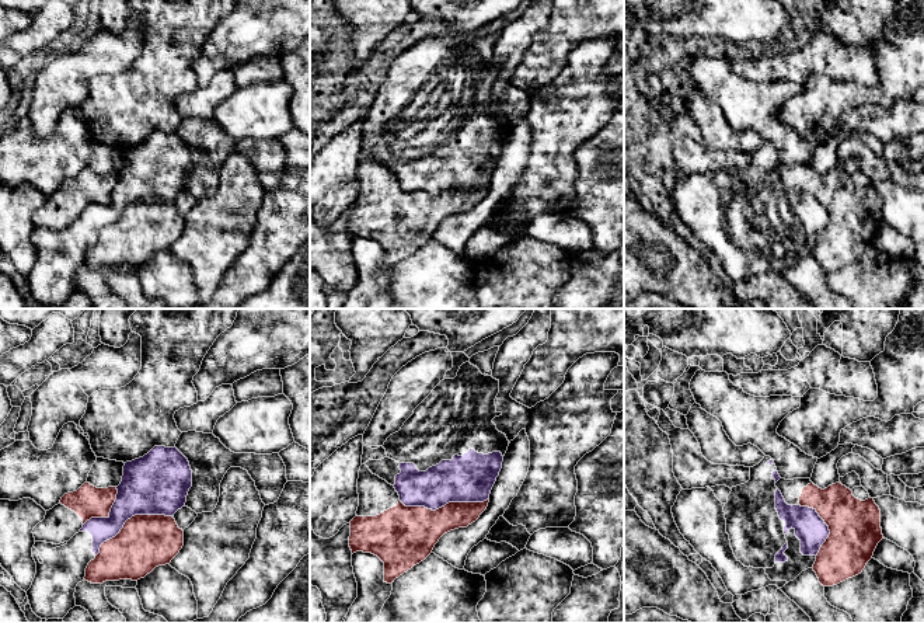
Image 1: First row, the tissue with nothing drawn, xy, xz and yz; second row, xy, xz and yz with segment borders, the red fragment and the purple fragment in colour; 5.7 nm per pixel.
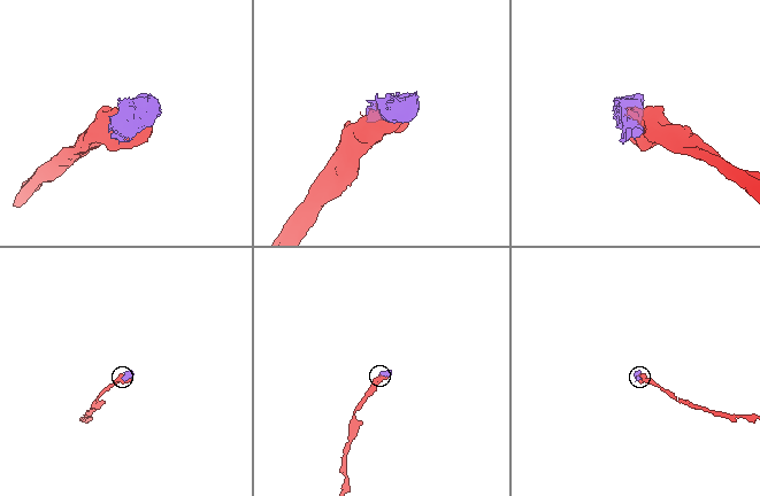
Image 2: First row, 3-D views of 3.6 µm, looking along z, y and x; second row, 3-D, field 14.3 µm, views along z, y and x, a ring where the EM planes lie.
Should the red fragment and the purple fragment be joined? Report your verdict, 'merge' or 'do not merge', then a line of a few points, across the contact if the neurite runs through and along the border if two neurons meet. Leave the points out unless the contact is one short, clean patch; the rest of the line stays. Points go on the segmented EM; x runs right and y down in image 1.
do not merge

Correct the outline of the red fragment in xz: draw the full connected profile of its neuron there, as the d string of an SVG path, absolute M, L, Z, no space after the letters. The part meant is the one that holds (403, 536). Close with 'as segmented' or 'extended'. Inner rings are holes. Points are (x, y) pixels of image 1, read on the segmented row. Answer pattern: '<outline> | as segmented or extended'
M366 464L360 466L358 478L359 507L356 516L351 521L349 547L352 554L356 551L372 553L384 563L384 582L391 584L395 578L423 561L433 550L439 539L454 529L467 528L475 522L487 509L489 498L484 502L449 502L432 511L425 507L405 507L394 485L373 474Z | extended

